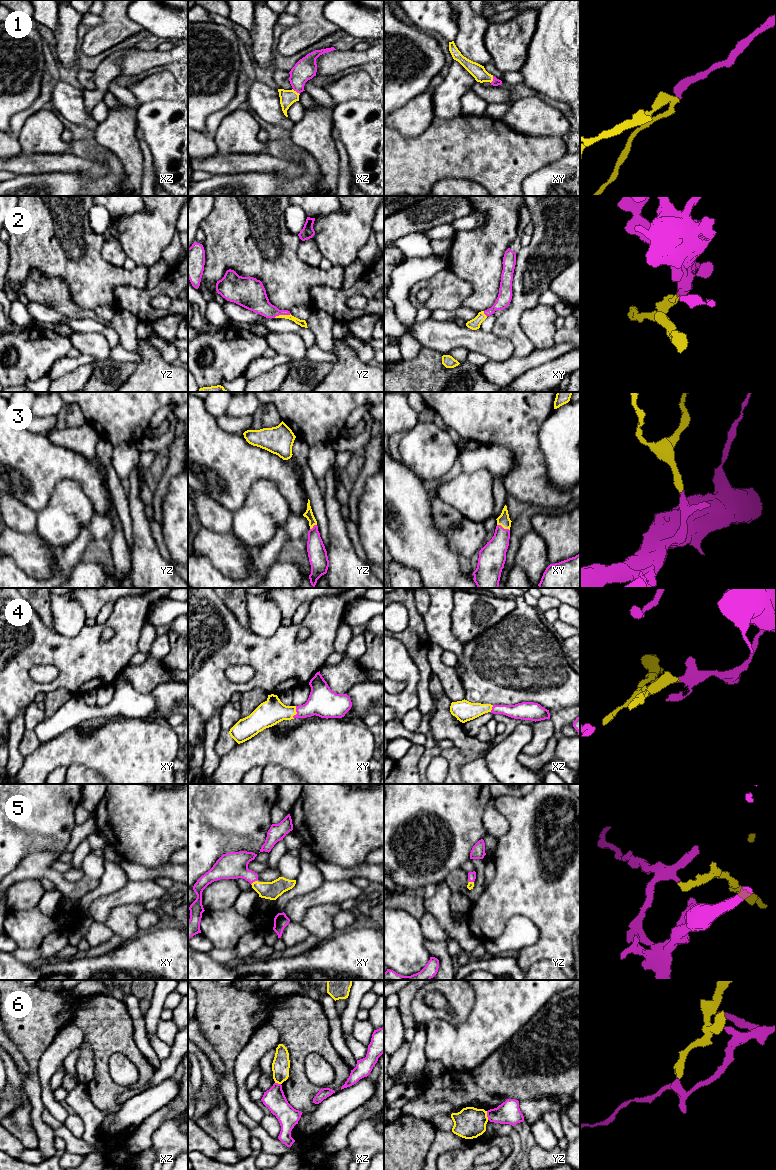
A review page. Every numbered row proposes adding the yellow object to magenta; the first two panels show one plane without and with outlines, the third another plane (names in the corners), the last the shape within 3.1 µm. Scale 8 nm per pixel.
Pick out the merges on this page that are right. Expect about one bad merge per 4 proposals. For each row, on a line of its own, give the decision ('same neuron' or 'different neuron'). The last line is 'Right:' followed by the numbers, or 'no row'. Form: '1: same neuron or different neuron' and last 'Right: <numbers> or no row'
1: same neuron
2: same neuron
3: same neuron
4: same neuron
5: same neuron
6: different neuron
Right: 1, 2, 3, 4, 5

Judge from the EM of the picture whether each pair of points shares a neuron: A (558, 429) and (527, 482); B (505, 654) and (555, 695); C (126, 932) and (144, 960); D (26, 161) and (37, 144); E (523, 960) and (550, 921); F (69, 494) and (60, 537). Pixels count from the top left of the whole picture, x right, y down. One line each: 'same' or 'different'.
A: different
B: same
C: different
D: different
E: same
F: same

